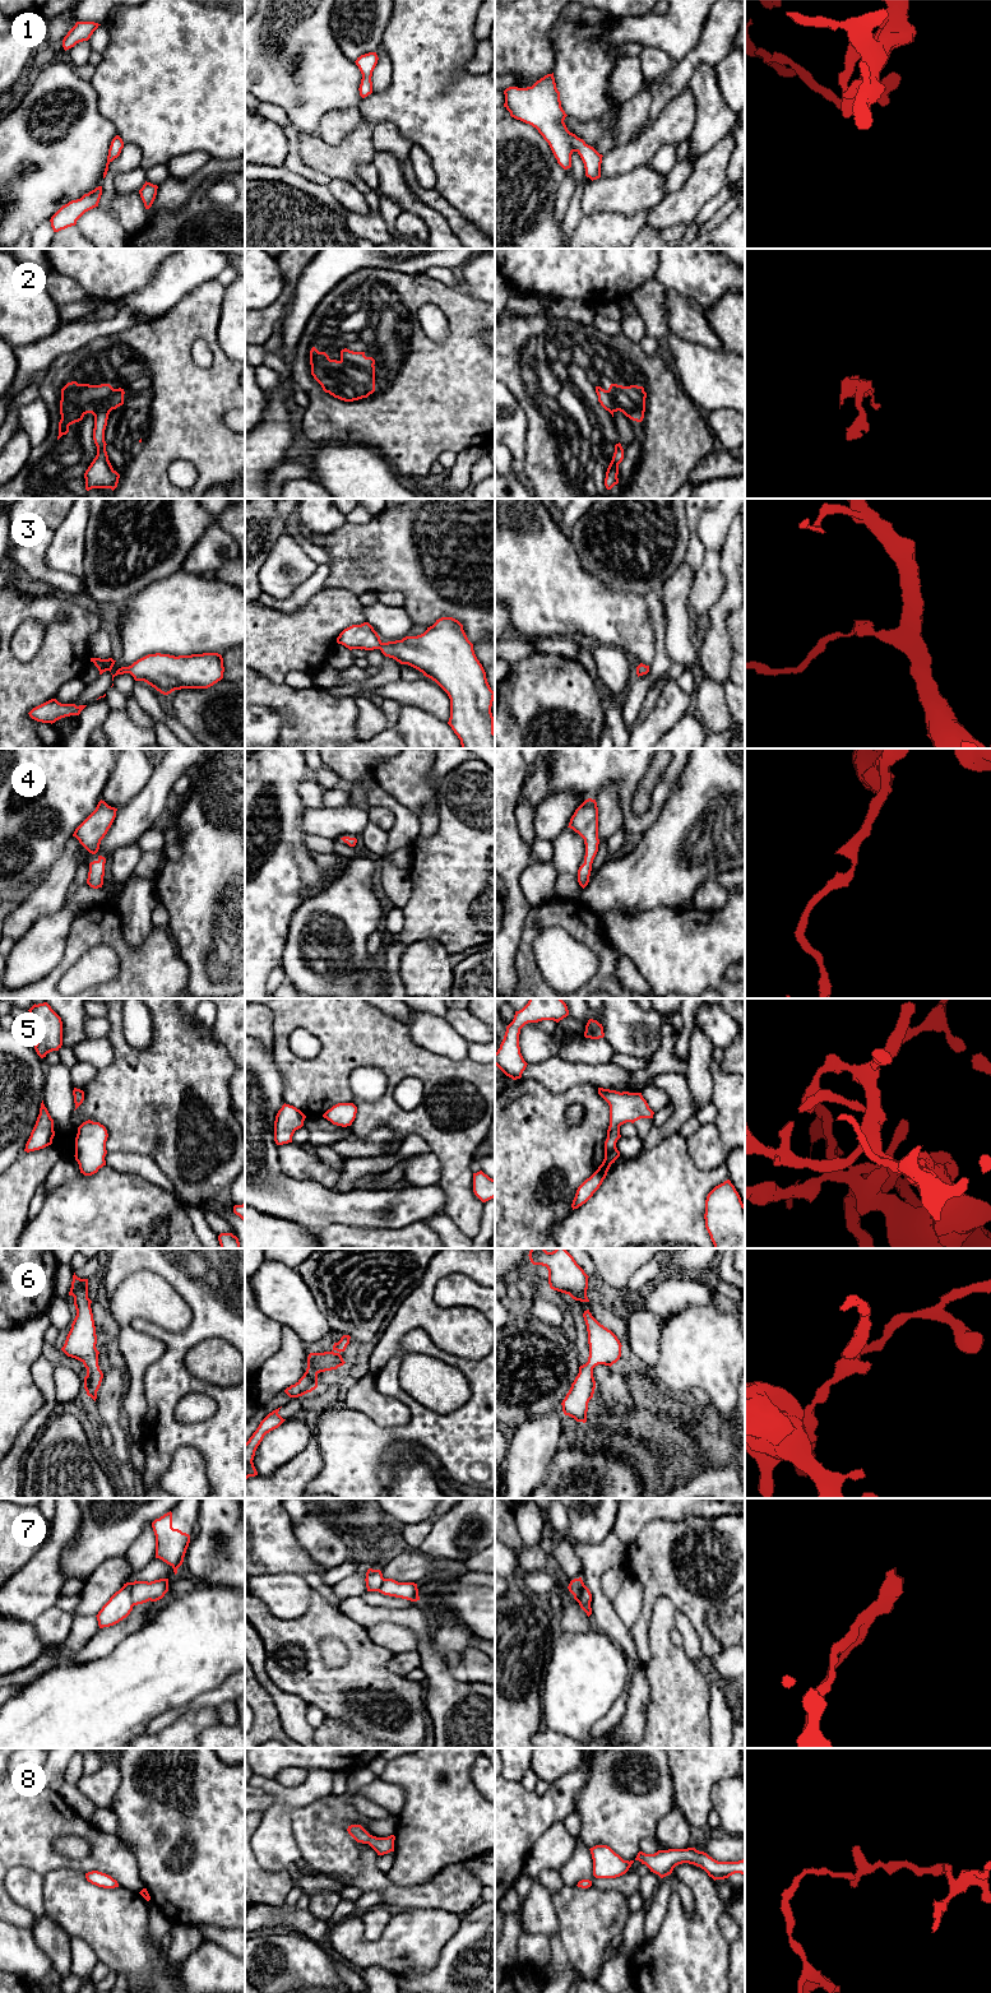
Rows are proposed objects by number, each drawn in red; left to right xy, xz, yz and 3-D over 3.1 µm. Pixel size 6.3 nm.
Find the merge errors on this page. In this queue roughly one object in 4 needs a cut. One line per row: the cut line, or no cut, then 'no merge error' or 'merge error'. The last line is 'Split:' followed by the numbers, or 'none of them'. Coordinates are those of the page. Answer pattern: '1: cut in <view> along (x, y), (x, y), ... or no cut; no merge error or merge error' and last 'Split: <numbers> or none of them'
1: no cut; no merge error
2: no cut; no merge error
3: no cut; no merge error
4: no cut; no merge error
5: no cut; no merge error
6: no cut; no merge error
7: cut in yz along (583, 1584), (582, 1598), (589, 1604); merge error
8: no cut; no merge error
Split: 7

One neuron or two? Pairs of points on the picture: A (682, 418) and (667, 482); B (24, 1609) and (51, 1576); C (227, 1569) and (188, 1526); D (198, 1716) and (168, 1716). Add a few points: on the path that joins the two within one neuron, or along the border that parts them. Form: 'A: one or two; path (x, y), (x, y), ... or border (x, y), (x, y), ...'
A: one; path (672, 434), (672, 441), (667, 450), (667, 467)
B: one; path (26, 1602), (44, 1584)
C: two; border (194, 1534), (190, 1540)
D: two; border (207, 1706), (185, 1711), (168, 1725), (153, 1733)

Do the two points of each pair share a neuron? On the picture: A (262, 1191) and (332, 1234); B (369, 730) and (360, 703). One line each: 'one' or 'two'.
A: two
B: one

